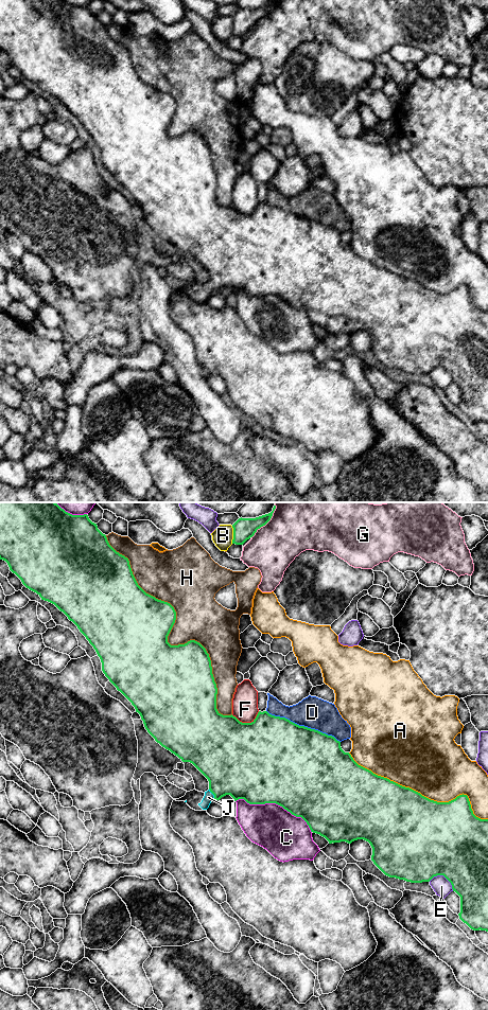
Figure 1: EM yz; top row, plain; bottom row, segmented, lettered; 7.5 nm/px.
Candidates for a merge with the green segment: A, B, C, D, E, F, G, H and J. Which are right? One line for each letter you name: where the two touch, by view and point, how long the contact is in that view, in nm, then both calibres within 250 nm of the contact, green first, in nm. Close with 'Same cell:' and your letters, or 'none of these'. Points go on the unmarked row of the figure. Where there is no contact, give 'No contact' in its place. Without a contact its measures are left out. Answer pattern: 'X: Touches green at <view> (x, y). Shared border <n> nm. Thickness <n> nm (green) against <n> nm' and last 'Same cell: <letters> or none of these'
J: Touches green at yz (212, 284). Shared border 100 nm. Thickness 420 nm (green) against 70 nm
Same cell: J

